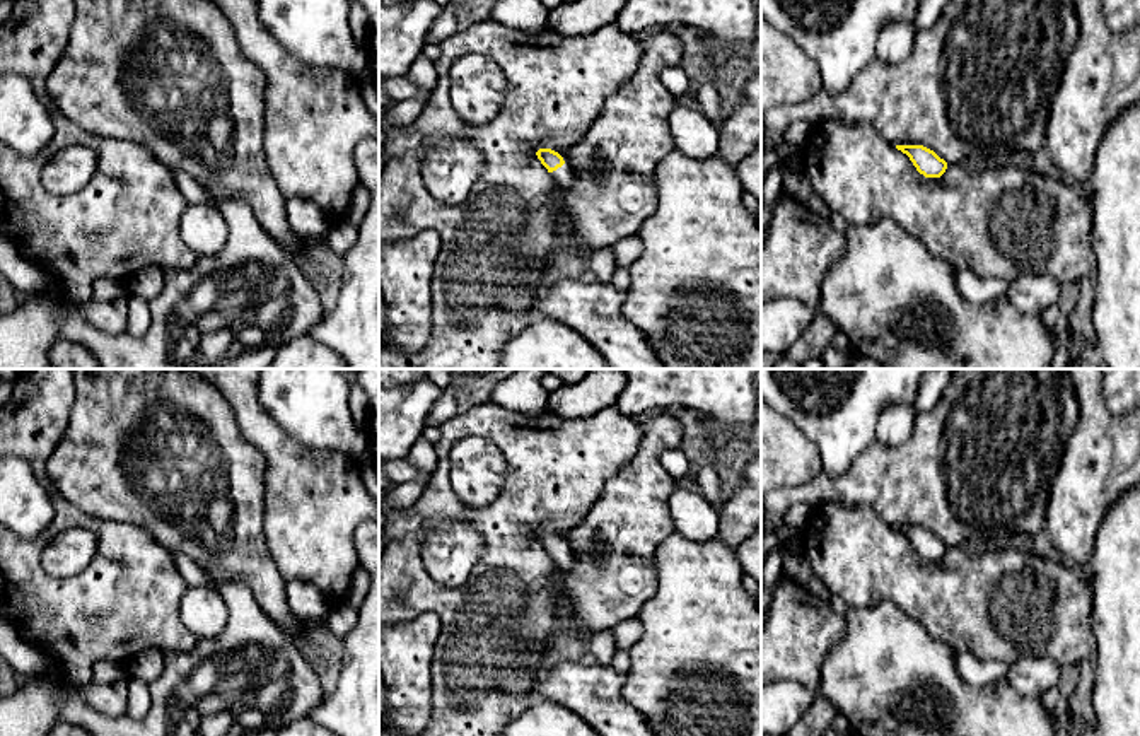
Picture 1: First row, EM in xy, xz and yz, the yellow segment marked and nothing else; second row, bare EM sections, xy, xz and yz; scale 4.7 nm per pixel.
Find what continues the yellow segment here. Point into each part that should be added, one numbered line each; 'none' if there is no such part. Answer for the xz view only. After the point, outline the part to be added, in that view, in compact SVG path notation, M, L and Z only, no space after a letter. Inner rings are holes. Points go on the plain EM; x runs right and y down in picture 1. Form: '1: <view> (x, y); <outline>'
1: xz (562, 559); M563 546L556 553L553 553L551 558L558 569L567 569L572 564L572 552Z

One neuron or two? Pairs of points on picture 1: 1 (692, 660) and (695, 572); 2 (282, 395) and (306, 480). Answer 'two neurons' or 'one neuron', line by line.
1: one neuron
2: two neurons

